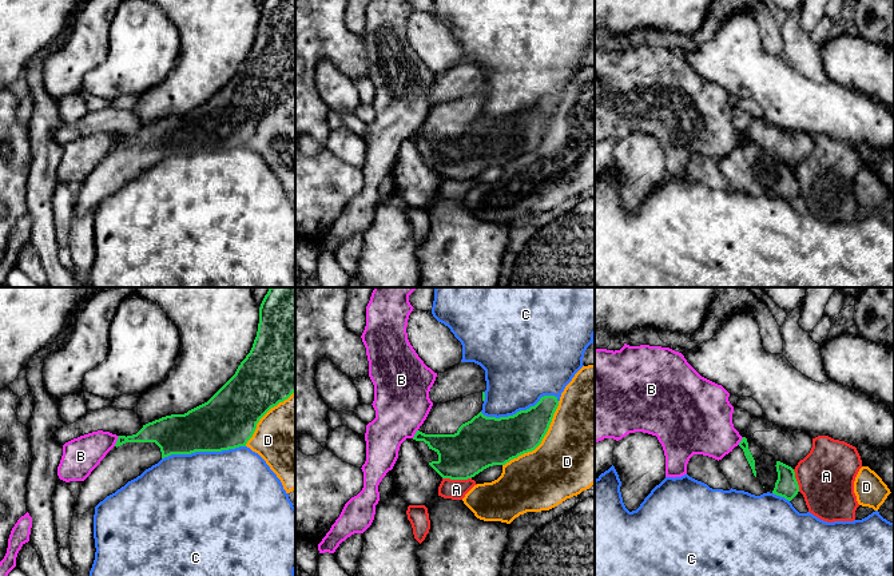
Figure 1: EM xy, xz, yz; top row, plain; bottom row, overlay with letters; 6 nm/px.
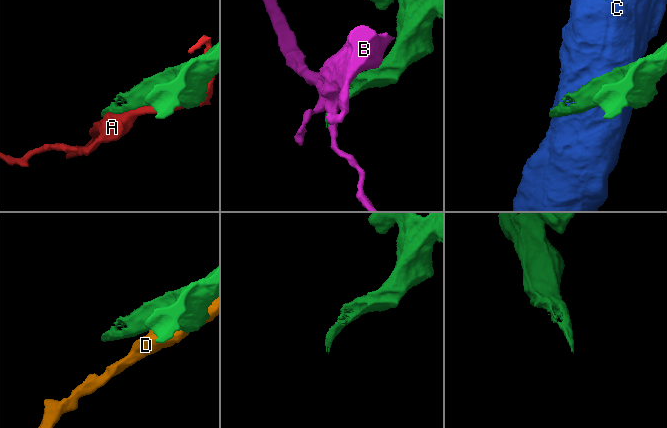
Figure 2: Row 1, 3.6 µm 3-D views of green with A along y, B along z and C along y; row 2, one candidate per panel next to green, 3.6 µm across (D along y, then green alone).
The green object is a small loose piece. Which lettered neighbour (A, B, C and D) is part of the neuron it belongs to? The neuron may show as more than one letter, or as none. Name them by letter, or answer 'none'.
none

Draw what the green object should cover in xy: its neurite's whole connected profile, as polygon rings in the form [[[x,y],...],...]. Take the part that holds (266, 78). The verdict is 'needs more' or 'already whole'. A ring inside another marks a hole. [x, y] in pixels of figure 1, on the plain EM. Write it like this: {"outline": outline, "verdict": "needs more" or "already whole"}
{"outline": [[[263,0],[253,48],[235,75],[204,104],[184,115],[171,115],[143,126],[132,136],[119,136],[115,147],[83,182],[75,214],[83,215],[146,170],[171,155],[222,152],[246,147],[259,120],[295,92],[295,0]]], "verdict": "needs more"}

